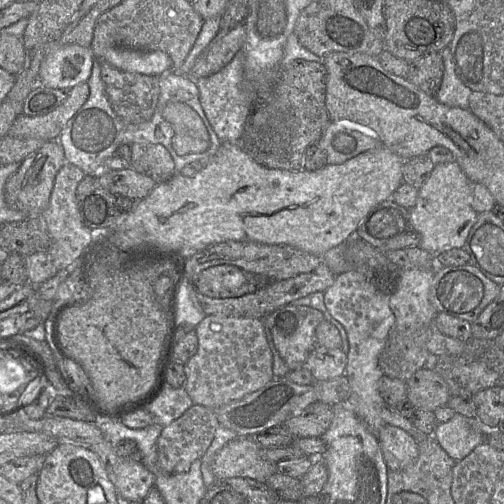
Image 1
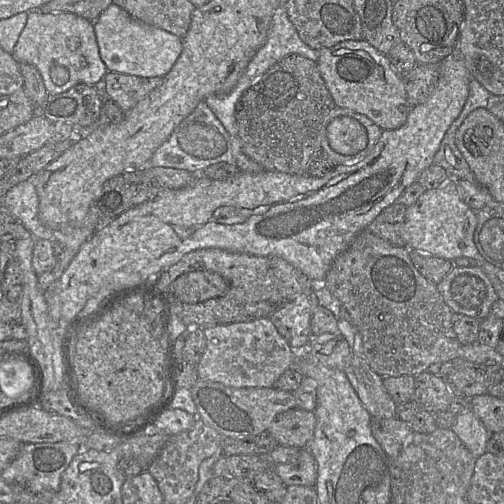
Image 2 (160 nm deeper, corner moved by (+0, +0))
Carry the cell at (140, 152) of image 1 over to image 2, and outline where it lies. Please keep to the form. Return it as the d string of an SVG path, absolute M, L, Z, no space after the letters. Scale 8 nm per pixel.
M108 71L104 79L108 97L124 114L163 82L162 77L140 77L114 71Z

